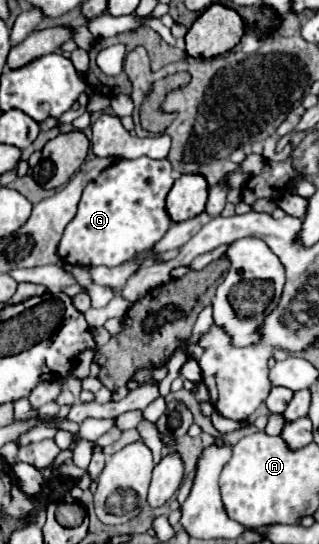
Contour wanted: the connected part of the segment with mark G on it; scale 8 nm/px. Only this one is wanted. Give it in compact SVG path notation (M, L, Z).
M138 157L132 161L116 161L108 169L104 169L94 181L90 181L84 189L84 205L78 205L78 213L72 223L66 227L66 237L60 241L60 257L70 265L106 265L116 267L124 261L130 261L136 253L150 249L172 225L164 201L172 187L172 165L168 159L148 159Z

